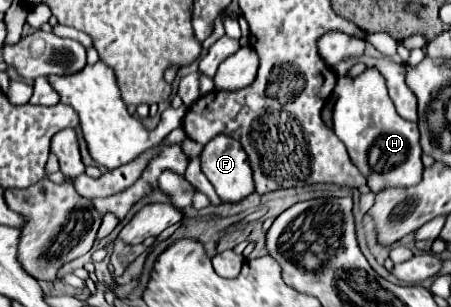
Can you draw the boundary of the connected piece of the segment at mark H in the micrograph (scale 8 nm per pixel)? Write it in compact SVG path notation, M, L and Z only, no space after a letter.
M367 67L357 77L339 77L335 85L337 103L333 111L335 135L345 143L351 161L367 177L367 185L375 191L389 185L411 187L423 179L423 161L419 147L419 129L411 121L397 115L387 93L387 81L377 67Z

